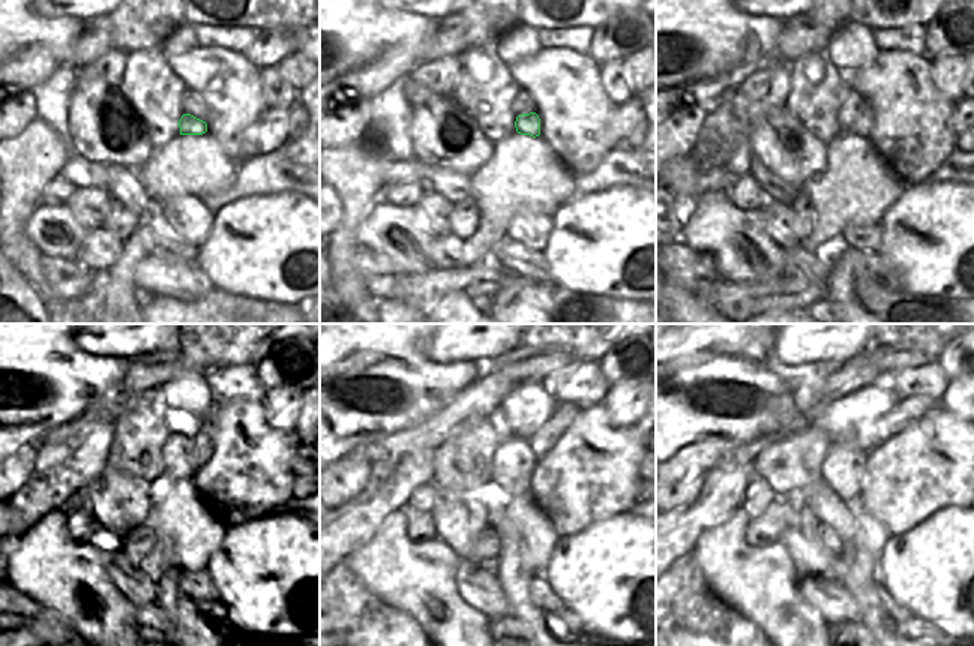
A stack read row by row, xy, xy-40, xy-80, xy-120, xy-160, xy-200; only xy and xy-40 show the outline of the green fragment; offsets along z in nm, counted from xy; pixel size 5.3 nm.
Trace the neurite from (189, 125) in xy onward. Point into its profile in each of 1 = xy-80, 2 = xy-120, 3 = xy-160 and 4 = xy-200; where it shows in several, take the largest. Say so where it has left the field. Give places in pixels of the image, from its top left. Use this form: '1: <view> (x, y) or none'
1: xy-80 (863, 123)
2: xy-120 (203, 442)
3: xy-160 (544, 439)
4: xy-200 (907, 411)

